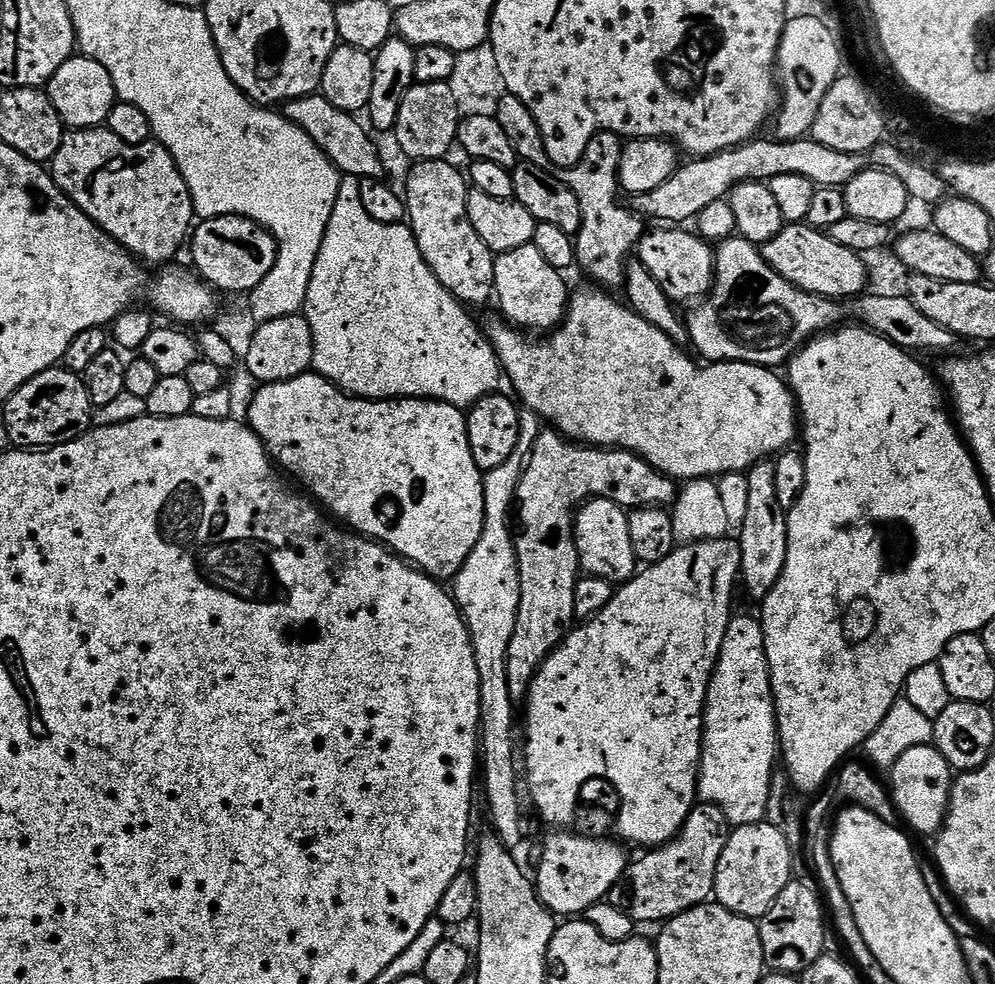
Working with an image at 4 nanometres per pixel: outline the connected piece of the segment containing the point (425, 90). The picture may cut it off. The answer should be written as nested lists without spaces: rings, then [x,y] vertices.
[[[448,82],[442,84],[418,84],[405,90],[405,97],[402,98],[401,109],[398,110],[394,136],[396,144],[409,156],[409,161],[419,162],[422,160],[442,160],[447,152],[456,144],[456,135],[460,129],[461,114],[458,110],[458,103],[454,102],[454,95]]]

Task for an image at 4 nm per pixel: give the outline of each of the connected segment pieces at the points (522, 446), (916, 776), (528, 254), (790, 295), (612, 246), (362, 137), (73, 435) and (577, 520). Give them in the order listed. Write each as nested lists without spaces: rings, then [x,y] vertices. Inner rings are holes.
[[[523,409],[519,418],[519,438],[518,445],[515,446],[513,454],[510,458],[502,464],[502,466],[495,467],[494,470],[483,473],[484,477],[484,525],[482,526],[482,538],[478,538],[478,546],[474,546],[474,550],[470,554],[470,558],[466,558],[466,562],[462,566],[462,570],[458,570],[458,574],[454,577],[454,599],[456,605],[460,607],[460,613],[464,615],[464,624],[468,628],[468,637],[472,639],[472,649],[474,650],[474,662],[478,666],[478,682],[480,683],[480,738],[478,741],[478,752],[482,757],[482,784],[484,780],[484,796],[488,799],[488,812],[492,815],[492,828],[491,831],[495,836],[502,841],[506,846],[506,850],[514,857],[521,866],[527,862],[527,852],[529,841],[524,841],[524,816],[520,813],[520,792],[522,796],[522,788],[516,785],[516,772],[518,776],[518,740],[512,735],[517,735],[518,732],[518,716],[516,720],[516,710],[514,701],[510,698],[510,686],[506,682],[506,650],[510,650],[510,638],[514,638],[514,626],[518,622],[518,598],[520,597],[520,575],[518,574],[518,558],[514,550],[514,542],[512,541],[514,535],[513,525],[510,523],[510,517],[514,512],[514,505],[516,502],[516,491],[518,490],[518,482],[520,481],[523,468],[528,462],[530,454],[533,452],[534,442],[537,441],[538,434],[542,430],[542,422],[540,418],[528,409]]]
[[[932,744],[914,746],[914,750],[906,750],[906,754],[898,758],[898,762],[890,770],[890,776],[890,795],[899,819],[904,819],[913,833],[916,831],[928,838],[935,837],[948,813],[954,779],[954,770],[948,765],[946,758],[942,758],[940,751]]]
[[[532,243],[526,246],[518,246],[518,250],[502,252],[496,256],[496,265],[494,266],[494,282],[496,290],[494,293],[495,303],[500,303],[500,312],[507,323],[521,329],[527,330],[532,334],[548,334],[559,328],[564,320],[564,314],[568,311],[568,302],[570,299],[570,288],[564,285],[565,277],[546,258],[542,258],[538,246]]]
[[[739,238],[725,240],[715,253],[716,279],[706,300],[708,308],[696,308],[686,316],[691,347],[696,347],[705,356],[705,361],[740,360],[744,364],[760,364],[763,368],[775,369],[776,364],[787,365],[809,340],[847,321],[844,320],[848,316],[847,303],[830,300],[827,296],[815,296],[786,282],[786,278],[779,276],[765,262],[761,249],[750,241]]]
[[[599,132],[586,146],[583,158],[573,168],[561,168],[558,172],[560,180],[566,182],[570,190],[574,190],[578,206],[582,206],[582,226],[574,237],[576,264],[592,279],[589,281],[593,285],[608,290],[619,289],[623,285],[624,270],[646,231],[645,221],[625,201],[624,204],[620,201],[618,170],[623,149],[621,137],[615,136],[613,132]]]
[[[313,94],[303,96],[297,100],[289,100],[283,105],[282,115],[294,126],[298,126],[330,158],[330,162],[335,164],[336,168],[344,176],[359,176],[361,178],[380,178],[385,174],[384,160],[380,157],[380,152],[376,149],[374,141],[368,137],[369,129],[359,124],[357,117],[350,112],[338,110],[322,94]],[[368,131],[368,132],[367,132]]]
[[[63,366],[47,368],[42,374],[30,378],[30,382],[22,385],[2,405],[10,445],[16,450],[47,450],[71,440],[79,440],[93,427],[93,411],[83,379]]]
[[[589,499],[574,516],[574,552],[587,575],[608,580],[613,586],[627,584],[638,571],[634,546],[630,542],[628,512],[609,500]]]

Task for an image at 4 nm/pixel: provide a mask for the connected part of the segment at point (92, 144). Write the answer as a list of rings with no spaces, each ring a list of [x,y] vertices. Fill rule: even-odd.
[[[107,127],[81,128],[67,133],[58,146],[58,154],[50,165],[56,185],[75,202],[108,236],[114,237],[137,260],[148,264],[167,265],[180,247],[185,247],[194,228],[190,190],[174,162],[162,145],[155,142],[127,144]]]

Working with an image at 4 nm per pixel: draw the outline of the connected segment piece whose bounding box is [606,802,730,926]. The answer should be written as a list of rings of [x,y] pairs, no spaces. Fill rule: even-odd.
[[[697,803],[686,818],[684,828],[668,844],[648,850],[643,853],[641,860],[633,859],[628,869],[618,878],[618,882],[608,893],[607,903],[618,906],[626,918],[630,918],[637,926],[656,924],[673,920],[678,914],[707,904],[714,896],[714,878],[718,874],[718,858],[722,858],[722,850],[726,850],[726,842],[730,835],[730,825],[726,814],[713,804]]]

